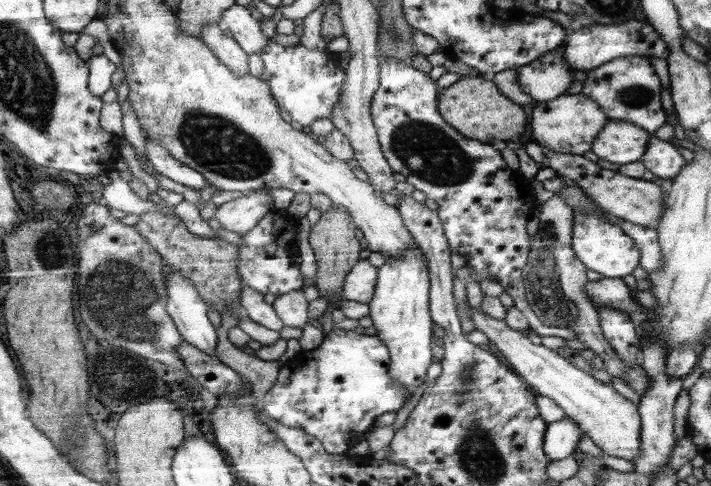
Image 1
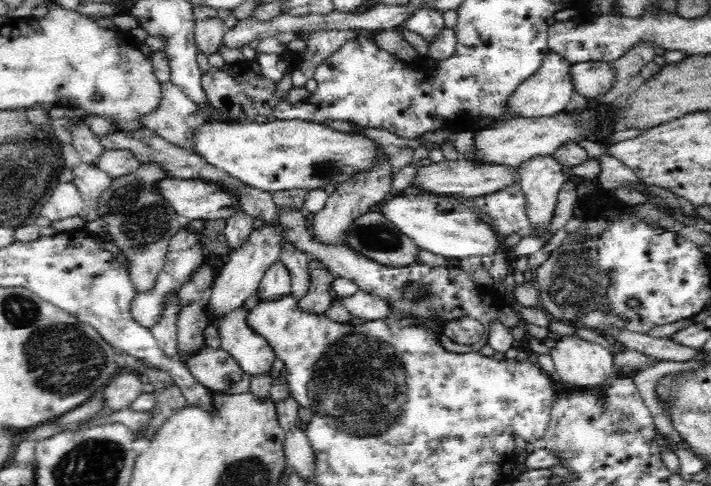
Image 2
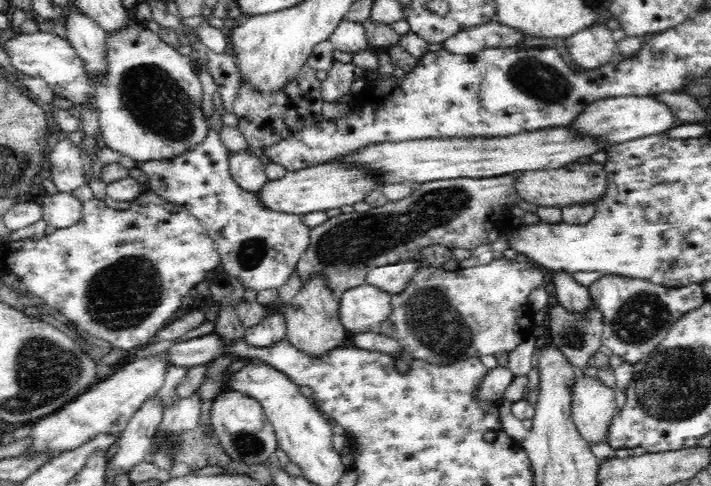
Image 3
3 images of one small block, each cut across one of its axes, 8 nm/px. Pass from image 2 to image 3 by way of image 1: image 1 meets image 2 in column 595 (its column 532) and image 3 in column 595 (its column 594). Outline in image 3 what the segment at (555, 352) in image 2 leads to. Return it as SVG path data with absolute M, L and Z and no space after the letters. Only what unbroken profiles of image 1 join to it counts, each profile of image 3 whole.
M588 376L576 378L570 388L573 422L589 445L607 443L605 432L617 410L613 389L613 385Z

